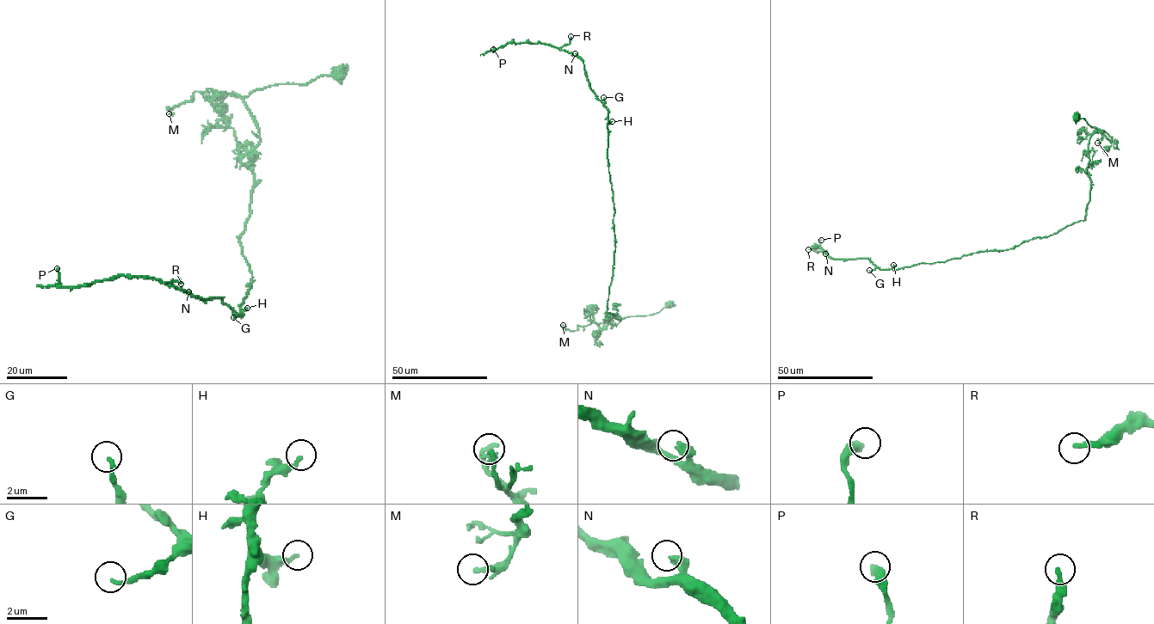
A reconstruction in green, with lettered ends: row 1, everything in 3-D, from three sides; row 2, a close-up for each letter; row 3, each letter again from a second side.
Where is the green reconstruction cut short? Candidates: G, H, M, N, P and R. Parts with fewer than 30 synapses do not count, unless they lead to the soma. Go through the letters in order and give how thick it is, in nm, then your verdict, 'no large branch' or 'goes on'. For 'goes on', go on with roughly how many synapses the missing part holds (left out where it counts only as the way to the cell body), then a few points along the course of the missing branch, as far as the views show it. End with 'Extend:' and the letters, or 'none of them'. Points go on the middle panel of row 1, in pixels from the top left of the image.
G: calibre 180 nm; no large branch
H: calibre 240 nm; no large branch
M: calibre 200 nm; no large branch
N: calibre 380 nm; no large branch
P: calibre 440 nm; no large branch
R: calibre 260 nm; no large branch
Extend: none of them

